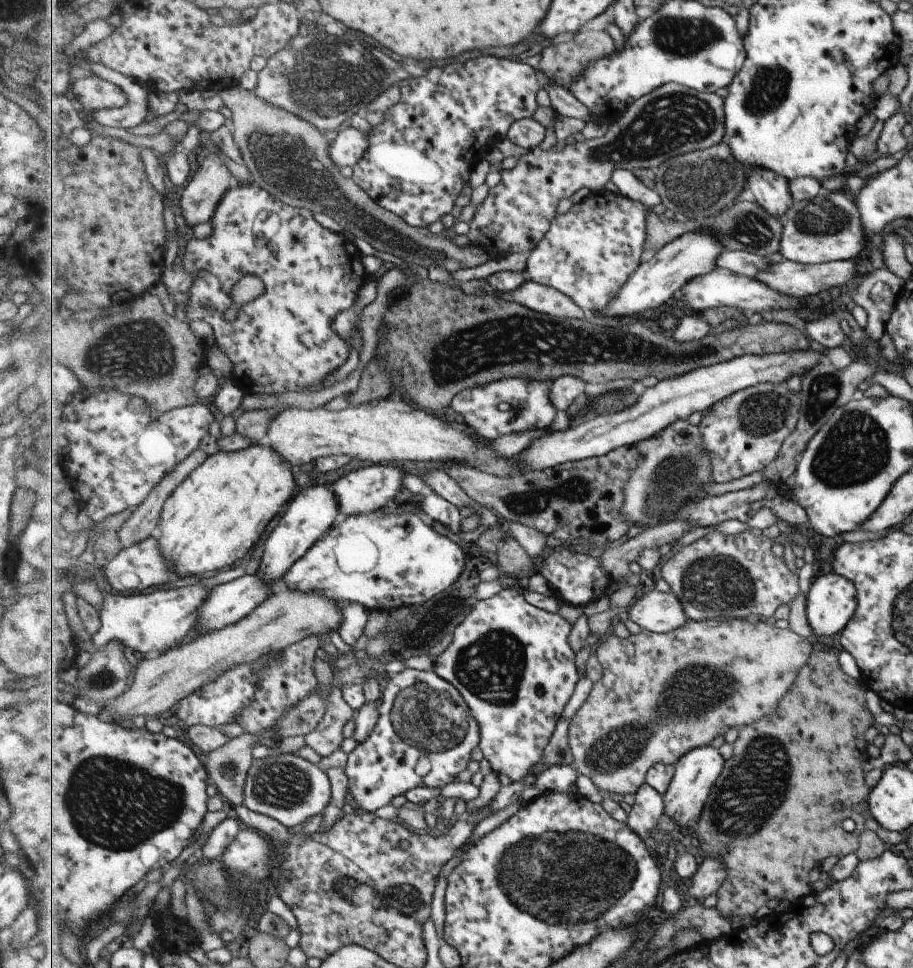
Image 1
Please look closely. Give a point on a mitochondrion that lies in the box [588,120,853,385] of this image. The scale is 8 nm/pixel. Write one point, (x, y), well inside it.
(700, 180)

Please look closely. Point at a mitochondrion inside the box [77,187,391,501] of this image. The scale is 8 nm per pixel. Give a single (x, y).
(141, 353)

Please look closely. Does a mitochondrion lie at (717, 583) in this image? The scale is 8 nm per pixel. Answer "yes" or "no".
yes

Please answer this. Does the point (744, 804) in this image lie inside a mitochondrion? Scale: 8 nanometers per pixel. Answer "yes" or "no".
yes

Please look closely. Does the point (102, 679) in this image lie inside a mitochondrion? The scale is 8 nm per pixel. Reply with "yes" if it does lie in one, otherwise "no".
yes

